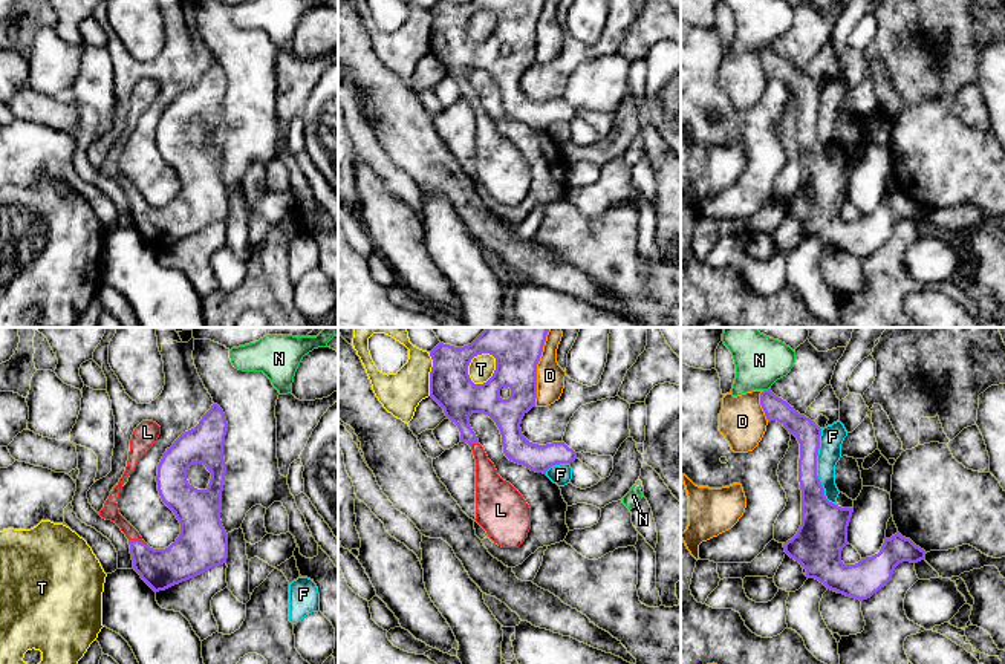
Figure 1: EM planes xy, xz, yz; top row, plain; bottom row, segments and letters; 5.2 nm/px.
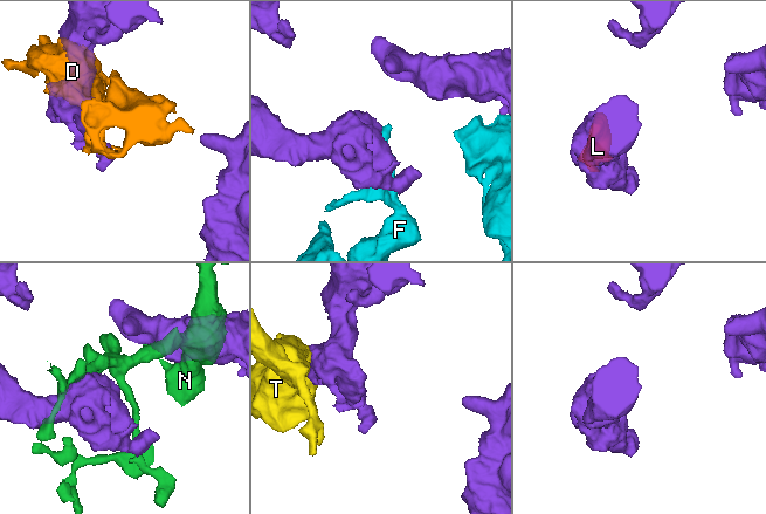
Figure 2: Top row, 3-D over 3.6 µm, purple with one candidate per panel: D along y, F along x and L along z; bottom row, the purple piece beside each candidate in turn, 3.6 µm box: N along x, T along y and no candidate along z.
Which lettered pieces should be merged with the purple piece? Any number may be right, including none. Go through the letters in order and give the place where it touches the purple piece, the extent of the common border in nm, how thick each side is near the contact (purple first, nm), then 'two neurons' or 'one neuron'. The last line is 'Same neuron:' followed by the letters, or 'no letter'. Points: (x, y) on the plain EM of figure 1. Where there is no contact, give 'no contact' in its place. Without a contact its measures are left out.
D: xz (536, 31) | 340 nm | 220/140 nm | two neurons
F: yz (816, 126) | 420 nm | 190/120 nm | two neurons
L: xy (138, 198) | 100 nm | 200/90 nm | one neuron
N: yz (768, 46) | 40 nm | 120/240 nm | two neurons
T: xz (494, 29) | 190 nm | 220/140 nm | two neurons
Same neuron: L

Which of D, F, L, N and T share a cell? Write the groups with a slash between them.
D / F / L / N / T

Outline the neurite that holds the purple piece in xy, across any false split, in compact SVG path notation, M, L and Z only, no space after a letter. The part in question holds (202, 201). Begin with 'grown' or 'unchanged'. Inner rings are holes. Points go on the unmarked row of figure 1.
grown; M213 61L199 81L182 90L164 110L158 122L158 148L181 181L179 194L165 207L150 205L118 167L124 135L135 129L139 116L158 98L161 84L153 78L142 78L132 92L125 129L99 173L115 179L125 191L133 225L154 249L226 220L228 191L220 177L226 89L225 70ZM194 121L203 121L211 130L207 147L197 147L187 138L187 127Z

